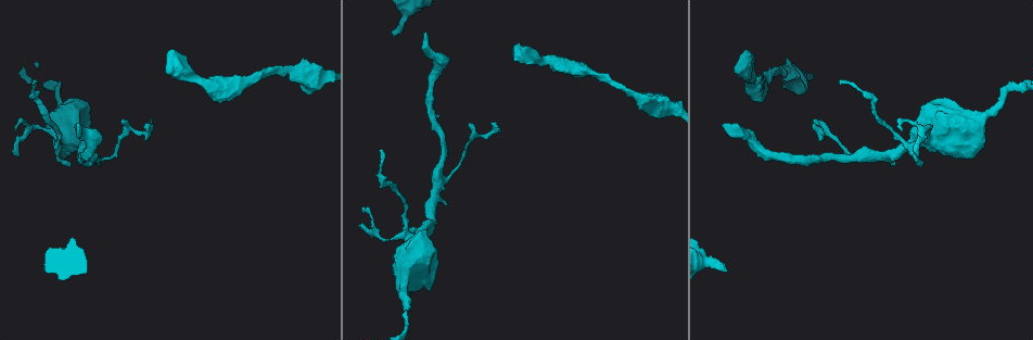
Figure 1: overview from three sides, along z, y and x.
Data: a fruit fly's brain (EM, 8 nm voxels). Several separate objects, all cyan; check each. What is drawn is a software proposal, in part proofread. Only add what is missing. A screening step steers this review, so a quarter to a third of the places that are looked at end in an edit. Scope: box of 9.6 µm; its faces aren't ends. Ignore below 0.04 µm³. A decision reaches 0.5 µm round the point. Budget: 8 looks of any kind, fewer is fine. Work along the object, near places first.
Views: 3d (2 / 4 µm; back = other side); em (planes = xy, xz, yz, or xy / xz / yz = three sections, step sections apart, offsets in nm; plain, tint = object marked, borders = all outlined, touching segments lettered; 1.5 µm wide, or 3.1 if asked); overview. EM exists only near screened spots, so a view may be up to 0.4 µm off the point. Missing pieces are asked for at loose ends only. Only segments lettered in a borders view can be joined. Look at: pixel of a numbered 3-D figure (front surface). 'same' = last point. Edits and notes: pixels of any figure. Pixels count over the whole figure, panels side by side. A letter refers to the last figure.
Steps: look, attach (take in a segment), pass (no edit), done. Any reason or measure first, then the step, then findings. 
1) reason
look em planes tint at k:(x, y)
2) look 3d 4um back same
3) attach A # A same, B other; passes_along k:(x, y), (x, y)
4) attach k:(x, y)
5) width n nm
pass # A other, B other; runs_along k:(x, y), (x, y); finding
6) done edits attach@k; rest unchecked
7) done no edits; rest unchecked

free end
look em xy step 4 tint at 1:(516, 59)

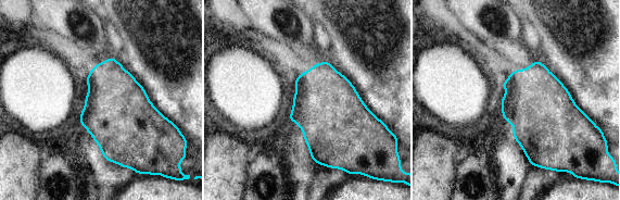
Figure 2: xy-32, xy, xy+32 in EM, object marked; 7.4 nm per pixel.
look em yz step 8 borders same

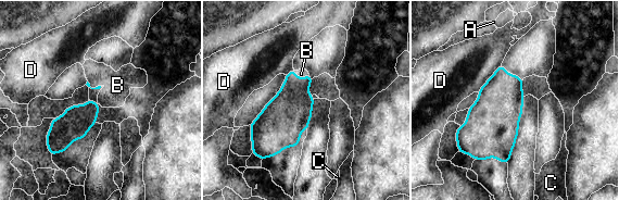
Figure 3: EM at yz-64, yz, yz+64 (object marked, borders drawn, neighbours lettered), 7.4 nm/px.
width 160 nm
attach B # A other, B same, C other, D other; the neuron continues

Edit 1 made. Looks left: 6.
free end
look 3d 2um back at 1:(424, 34)

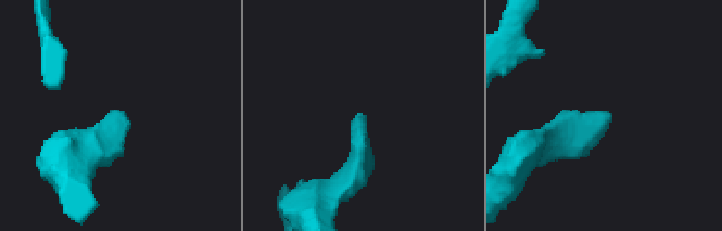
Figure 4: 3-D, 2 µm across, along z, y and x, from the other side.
look em planes borders at 4:(610, 116)

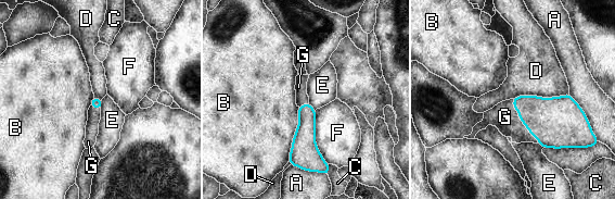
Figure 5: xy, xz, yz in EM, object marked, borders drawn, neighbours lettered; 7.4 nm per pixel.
attach G # A other, B other, C other, D other, E other, F other, G same; passes_along 5:(555, 122), (522, 121), (504, 116); the neuron continues

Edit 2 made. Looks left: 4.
thin end
look 3d 4um at 1:(34, 84)

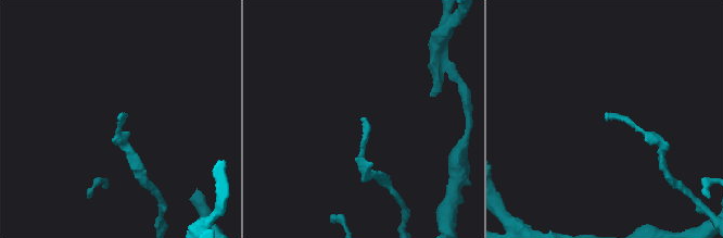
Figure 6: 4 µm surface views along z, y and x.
look em planes borders at 6:(364, 120)

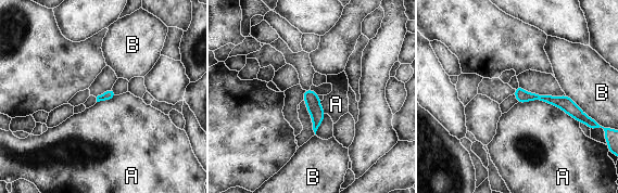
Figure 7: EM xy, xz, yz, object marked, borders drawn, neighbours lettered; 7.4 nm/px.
pass # A other, B other; runs_along 7:(517, 91), (564, 102), (581, 118); none of them fits

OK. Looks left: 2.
done edits attach@3, attach@5; rest unchecked

